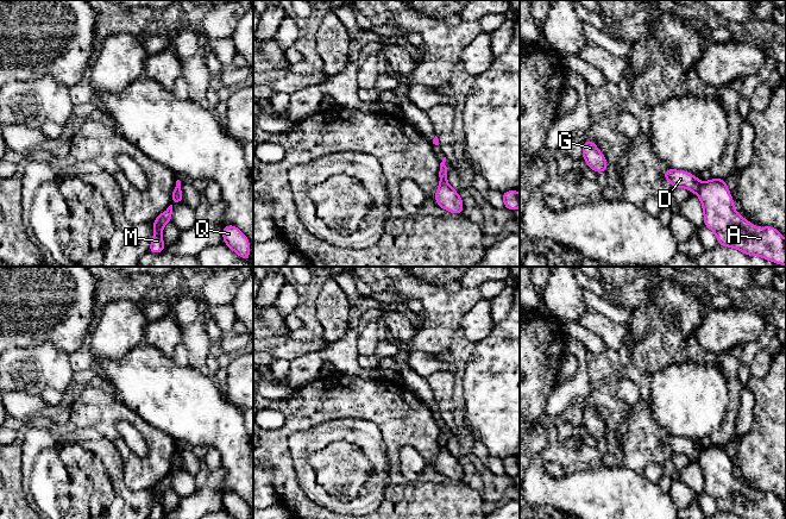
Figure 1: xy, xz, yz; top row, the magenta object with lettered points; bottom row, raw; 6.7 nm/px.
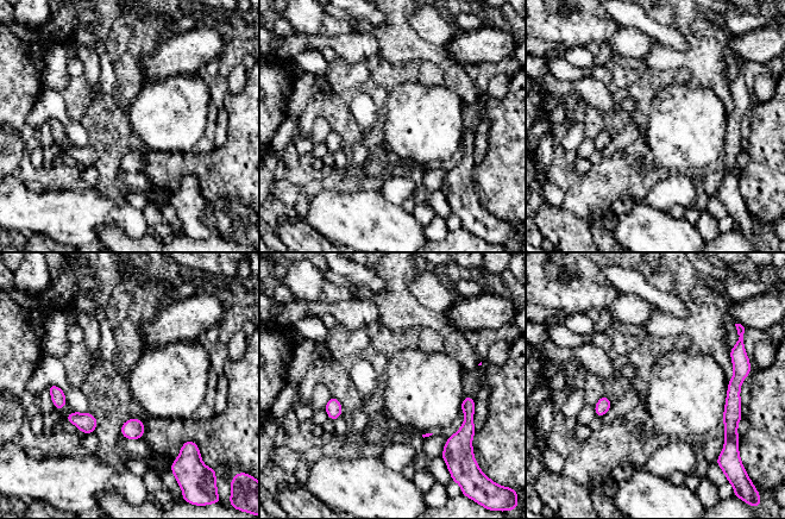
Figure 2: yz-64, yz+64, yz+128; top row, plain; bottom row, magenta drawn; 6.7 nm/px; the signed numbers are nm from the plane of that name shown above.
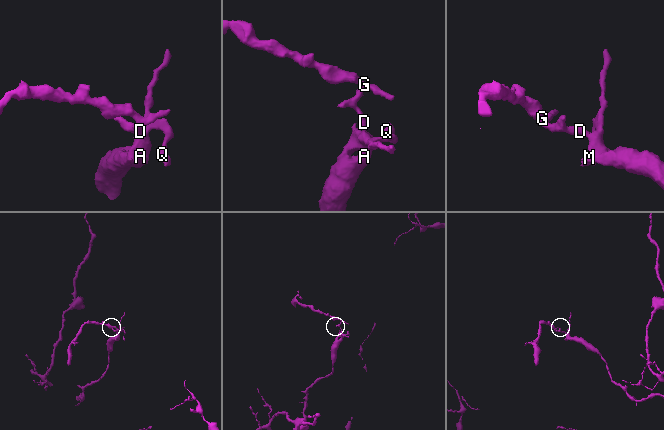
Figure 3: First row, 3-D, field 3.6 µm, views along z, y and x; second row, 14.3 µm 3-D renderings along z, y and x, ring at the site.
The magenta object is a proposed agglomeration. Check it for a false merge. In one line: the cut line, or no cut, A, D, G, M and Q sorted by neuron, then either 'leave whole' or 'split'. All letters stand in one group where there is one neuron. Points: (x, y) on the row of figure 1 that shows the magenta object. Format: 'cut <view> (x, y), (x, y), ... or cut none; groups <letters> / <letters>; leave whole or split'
cut yz (702, 183), (696, 193); groups A M Q / D G; split

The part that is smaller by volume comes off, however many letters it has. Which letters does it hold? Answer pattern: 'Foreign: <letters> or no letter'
Foreign: D, G

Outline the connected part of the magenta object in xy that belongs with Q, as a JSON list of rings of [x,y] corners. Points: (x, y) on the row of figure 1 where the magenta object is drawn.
[[[226,225],[222,229],[224,243],[243,260],[250,260],[249,238],[235,226]]]

